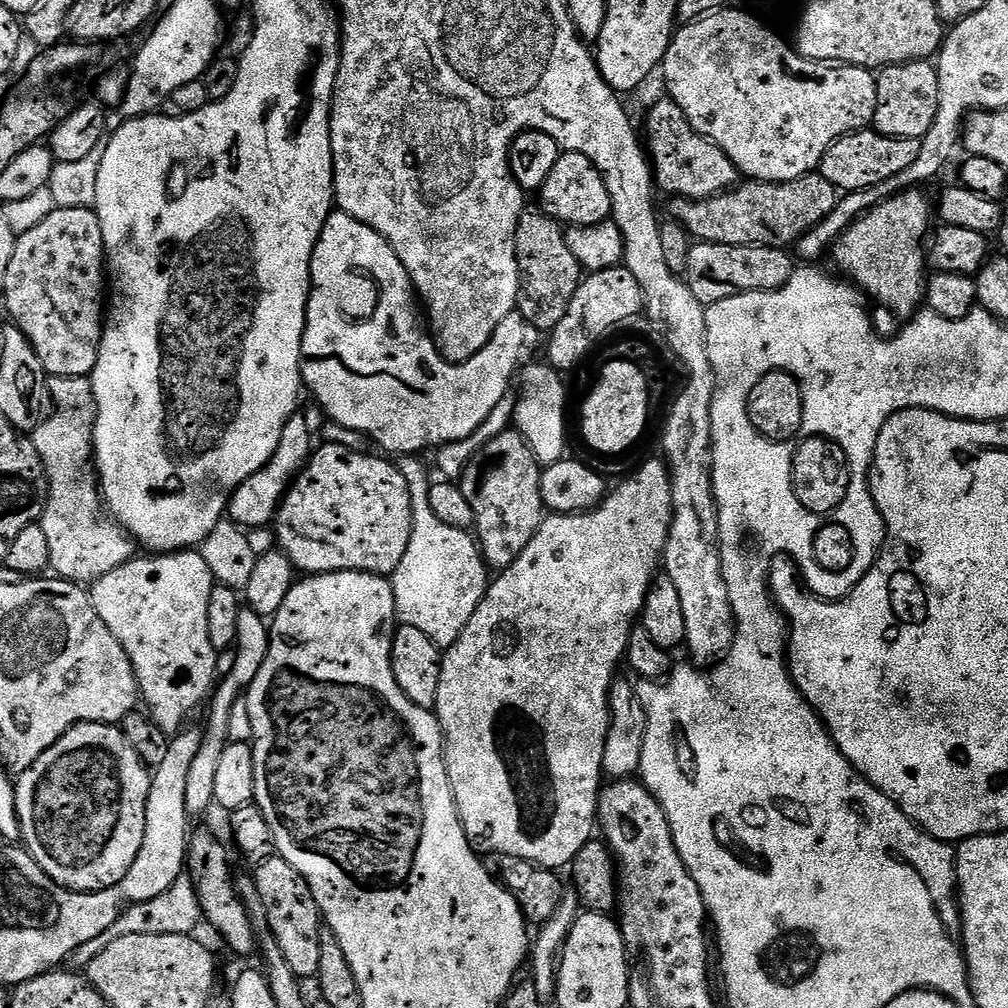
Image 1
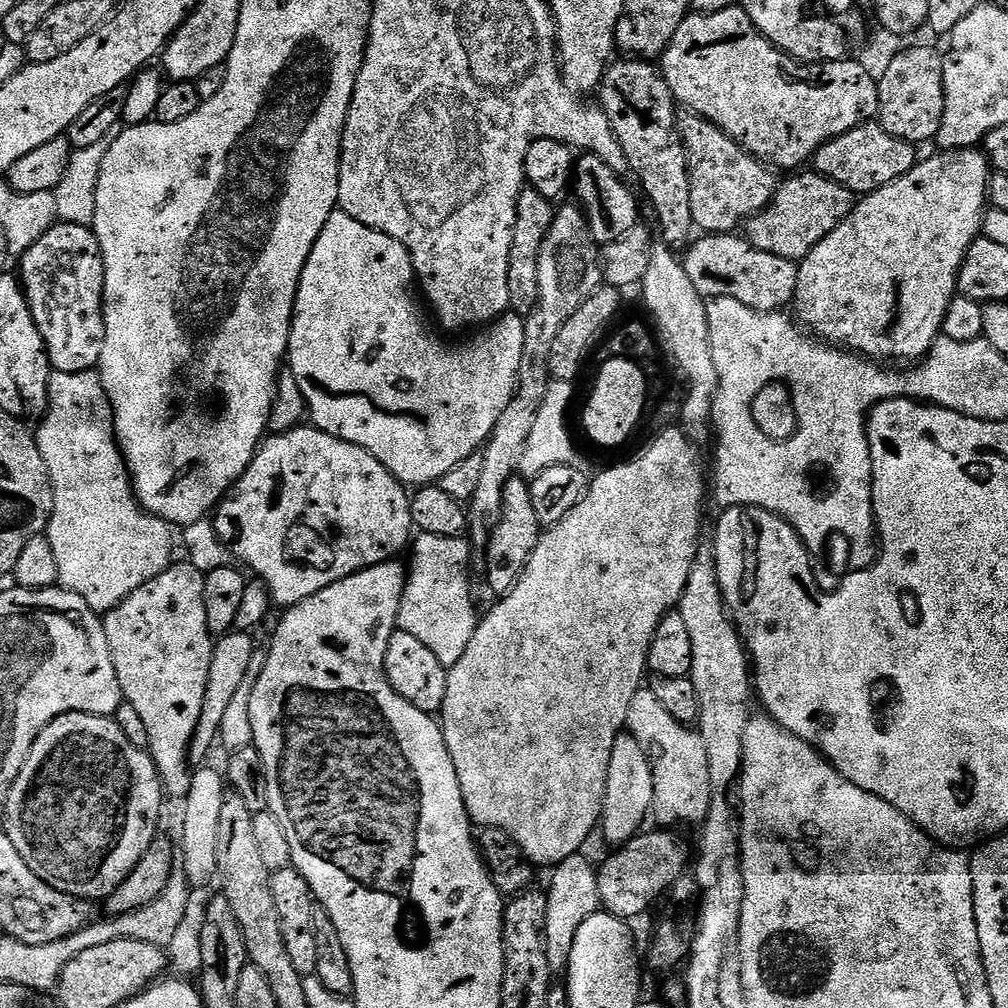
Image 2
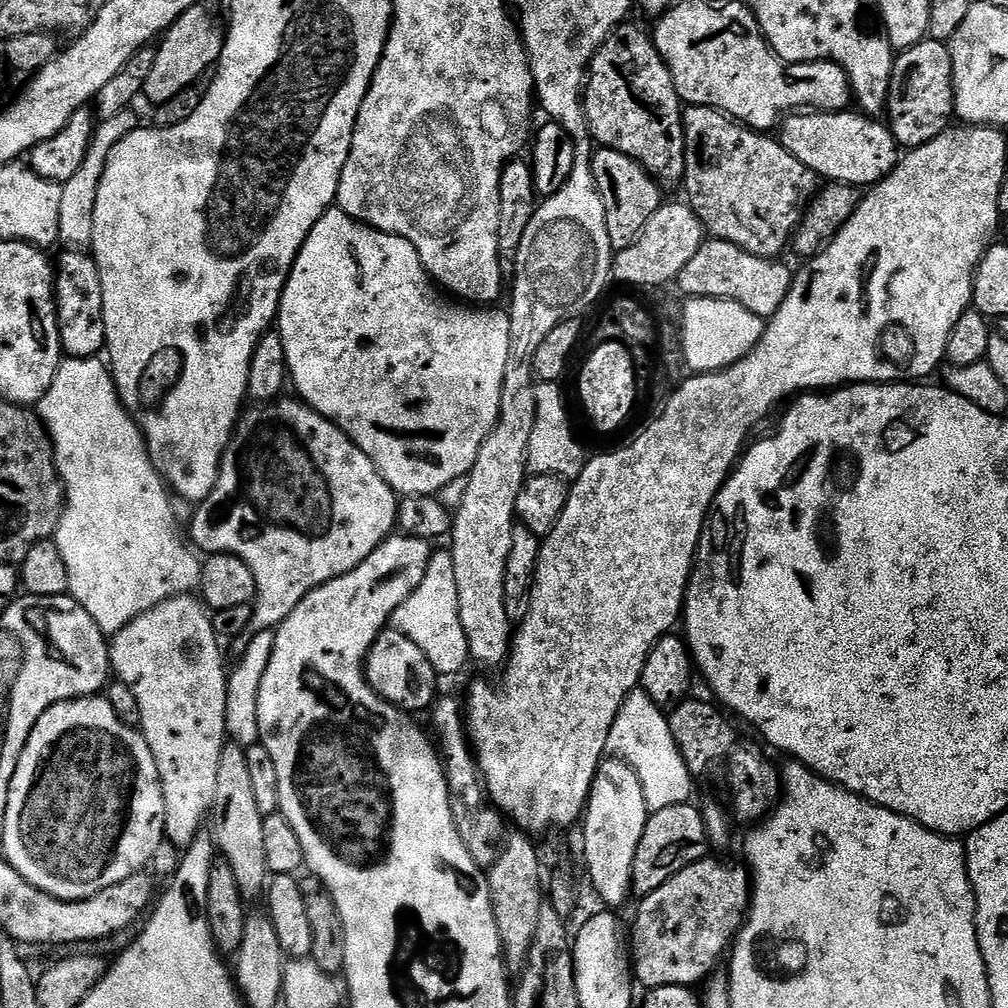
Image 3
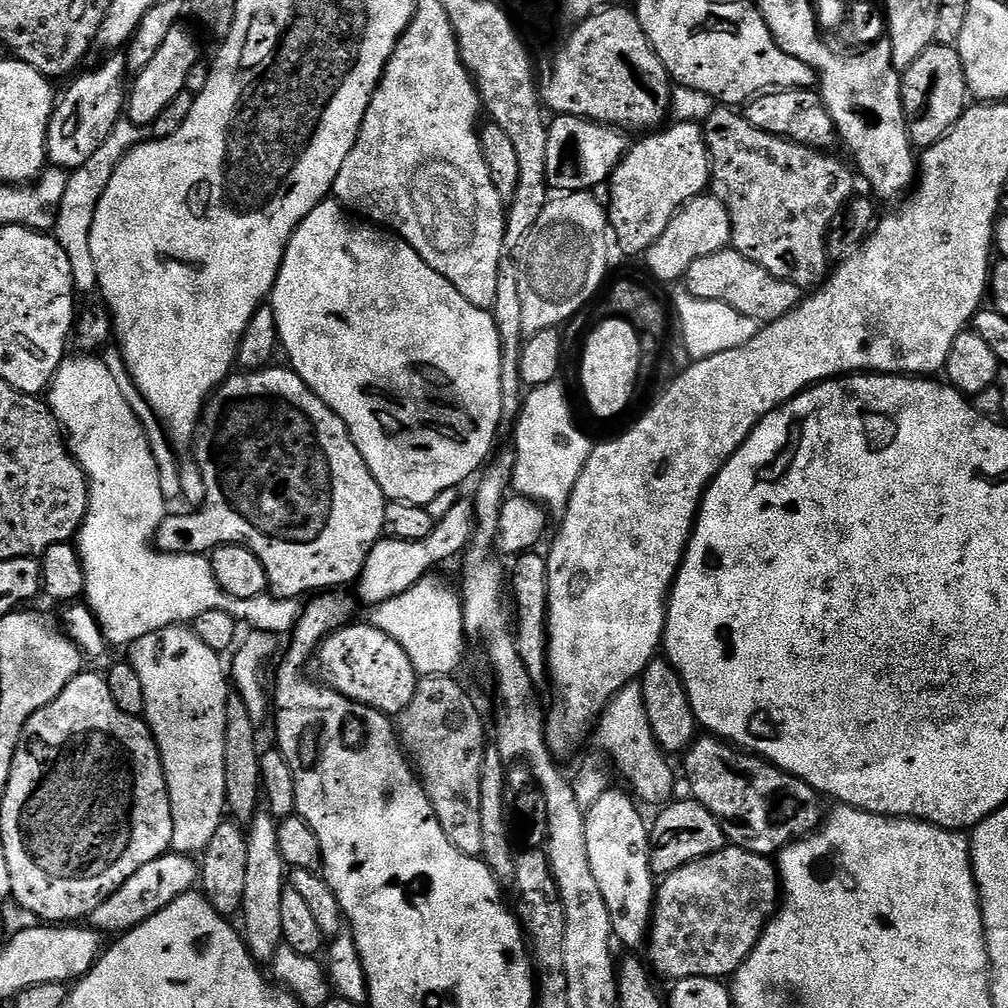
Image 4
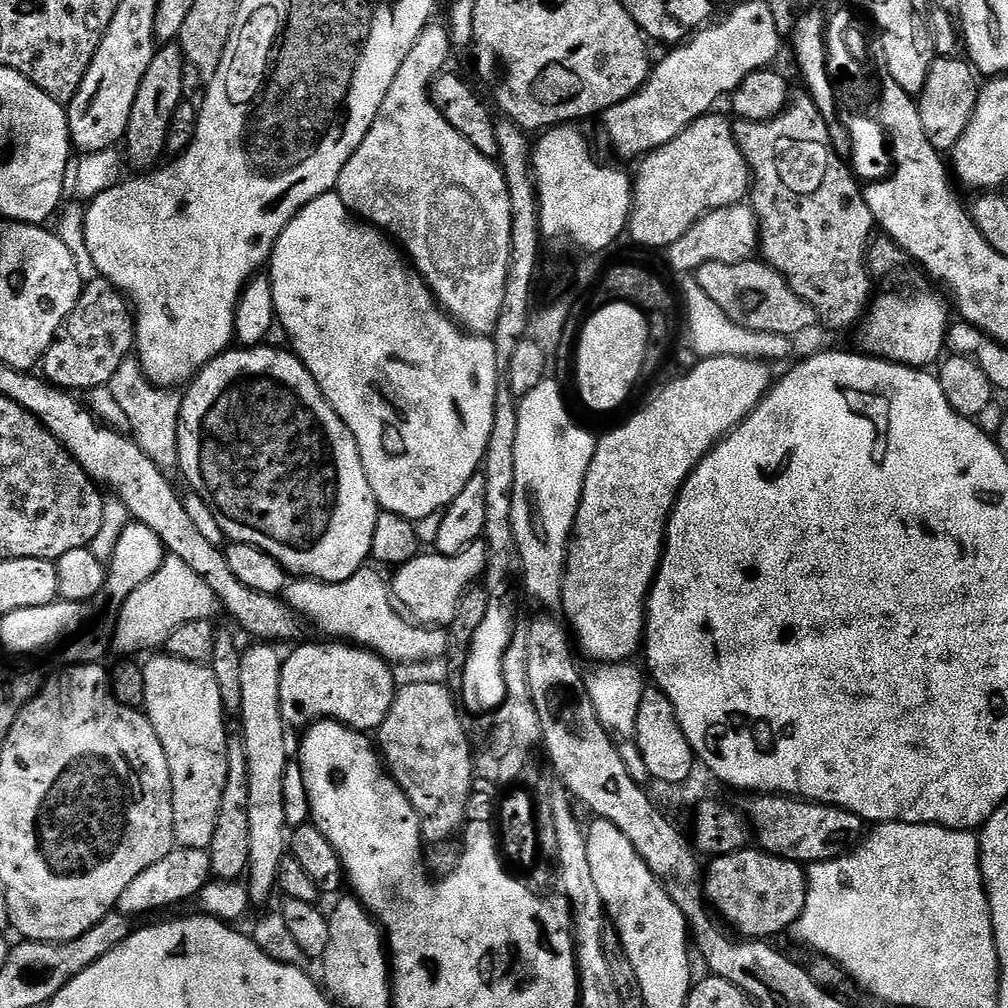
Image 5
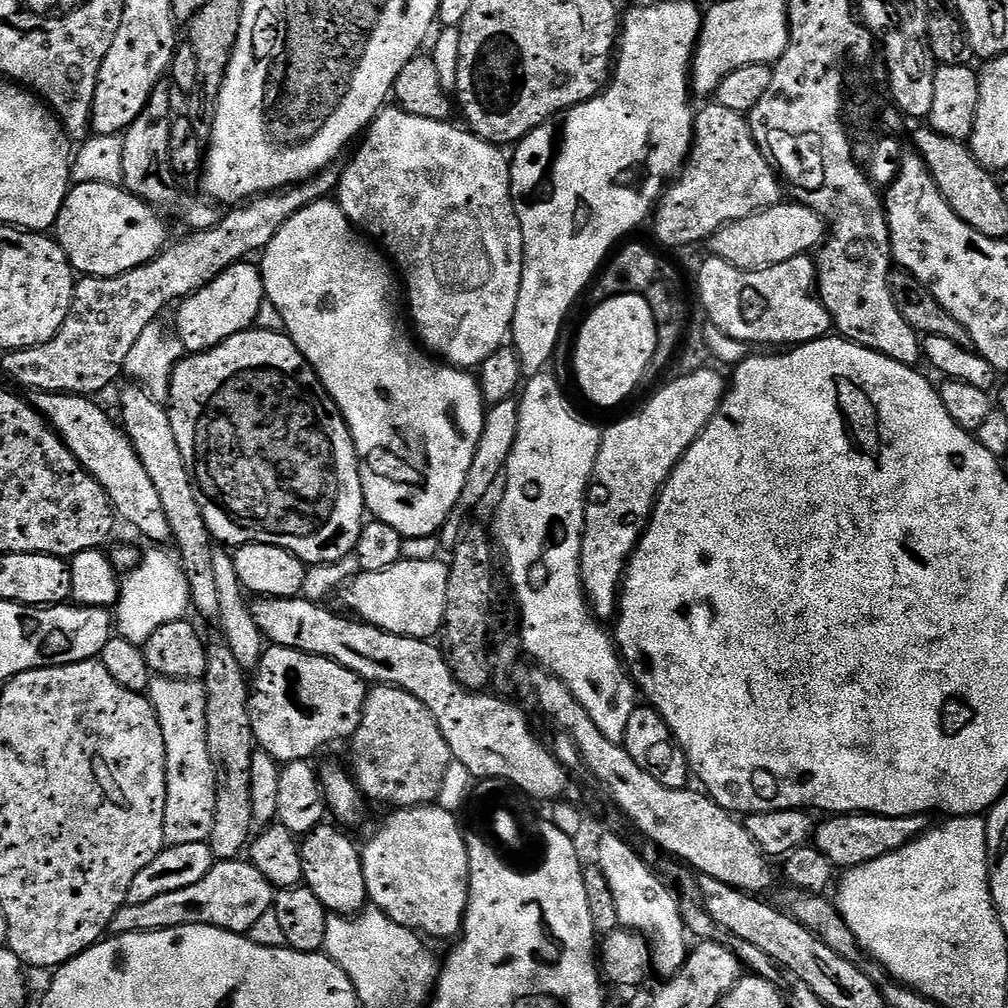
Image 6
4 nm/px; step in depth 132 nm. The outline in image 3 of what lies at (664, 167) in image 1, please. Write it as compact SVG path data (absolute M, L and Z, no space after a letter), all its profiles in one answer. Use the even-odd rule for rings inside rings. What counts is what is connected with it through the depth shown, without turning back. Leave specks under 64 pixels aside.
M693 104L685 107L683 114L686 166L682 189L688 195L688 207L694 210L694 214L698 214L707 235L745 248L755 256L783 257L784 247L793 243L794 233L818 191L818 177L809 168L802 166L802 162L798 162L790 150L783 148L779 139L754 132L717 108Z

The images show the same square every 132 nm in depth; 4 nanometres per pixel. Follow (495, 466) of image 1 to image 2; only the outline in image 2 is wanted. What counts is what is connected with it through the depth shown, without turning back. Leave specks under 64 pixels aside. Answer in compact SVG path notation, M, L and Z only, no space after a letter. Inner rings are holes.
M524 478L508 479L502 494L500 518L495 528L492 529L486 551L488 551L488 569L484 576L488 579L488 588L493 592L493 597L499 598L518 582L524 573L526 562L532 551L538 546L542 535L542 525L538 514L534 514L532 489L529 481Z

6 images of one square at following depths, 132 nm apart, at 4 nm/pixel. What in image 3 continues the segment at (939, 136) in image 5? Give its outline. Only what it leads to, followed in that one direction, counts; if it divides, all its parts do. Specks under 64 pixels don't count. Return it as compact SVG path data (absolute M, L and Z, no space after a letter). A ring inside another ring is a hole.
M925 38L903 49L892 61L886 123L901 149L911 150L938 138L954 120L952 54L942 40Z

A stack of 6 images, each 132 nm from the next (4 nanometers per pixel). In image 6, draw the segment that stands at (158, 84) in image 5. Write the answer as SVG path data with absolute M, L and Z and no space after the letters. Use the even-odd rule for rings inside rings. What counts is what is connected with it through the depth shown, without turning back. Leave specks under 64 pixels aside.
M161 81L151 92L150 102L143 108L142 114L131 123L123 135L123 187L125 191L155 208L176 206L180 202L180 192L174 182L176 175L170 166L170 134L172 123L173 89L167 81Z

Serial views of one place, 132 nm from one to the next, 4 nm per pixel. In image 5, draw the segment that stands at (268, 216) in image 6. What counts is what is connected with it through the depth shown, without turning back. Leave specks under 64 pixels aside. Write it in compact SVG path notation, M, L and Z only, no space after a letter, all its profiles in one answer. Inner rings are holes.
M89 280L81 287L78 302L59 338L48 348L42 361L42 374L53 387L87 394L93 388L107 386L123 360L133 355L135 347L136 317L128 297L108 280Z

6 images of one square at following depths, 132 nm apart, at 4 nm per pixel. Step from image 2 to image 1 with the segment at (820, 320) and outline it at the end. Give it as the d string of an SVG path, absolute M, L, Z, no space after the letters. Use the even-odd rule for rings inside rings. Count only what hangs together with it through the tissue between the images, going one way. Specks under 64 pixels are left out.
M909 190L907 192L900 192L897 196L891 196L889 200L884 200L876 208L871 208L869 212L865 212L863 216L859 216L858 219L856 219L856 221L853 222L838 239L836 239L836 243L833 244L830 249L830 256L833 256L833 258L836 259L837 266L845 272L841 273L843 273L843 275L847 277L851 283L855 284L857 288L867 293L871 299L873 296L873 298L876 299L878 303L885 304L886 307L893 308L893 310L896 312L909 311L908 313L911 313L913 309L917 307L915 304L918 303L919 300L921 303L922 297L926 292L926 271L924 272L924 268L926 269L926 250L924 245L926 242L926 237L929 235L928 223L930 223L931 220L934 220L934 208L930 203L930 200L928 204L927 198L924 197L922 193L923 191L920 190Z

